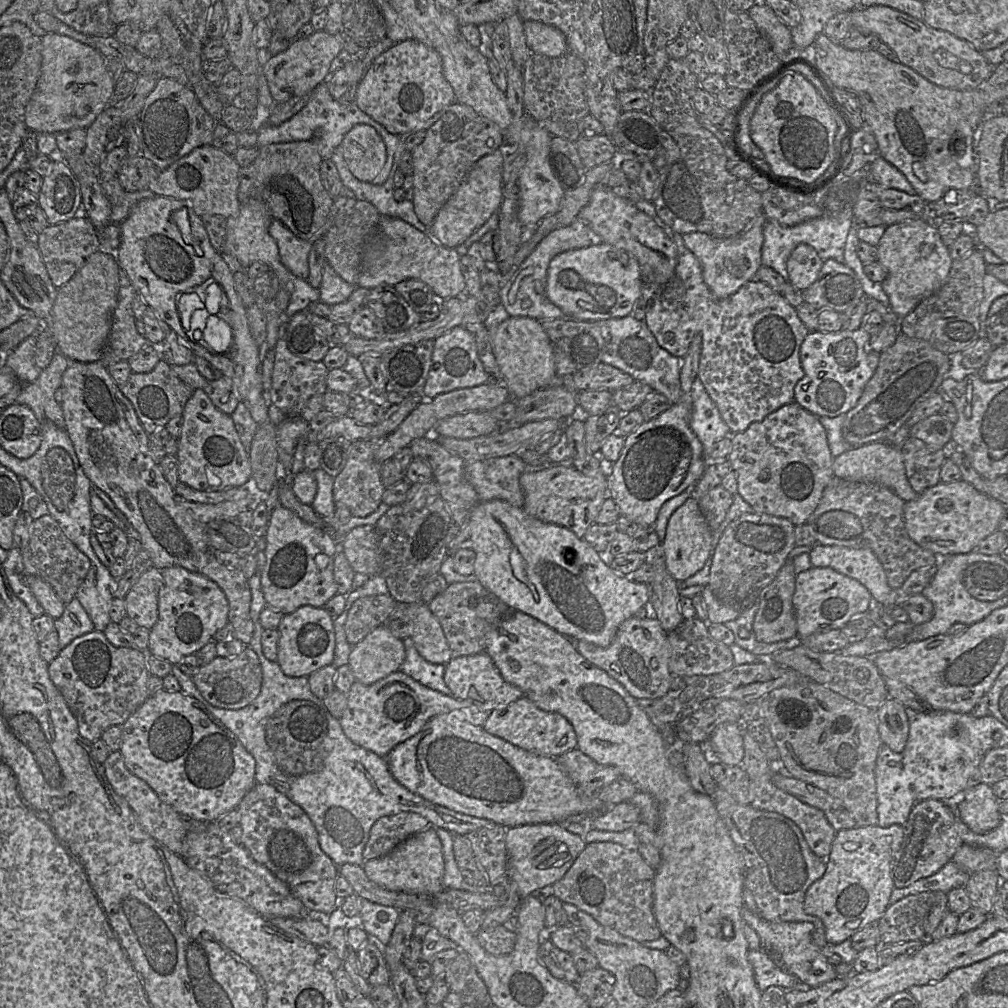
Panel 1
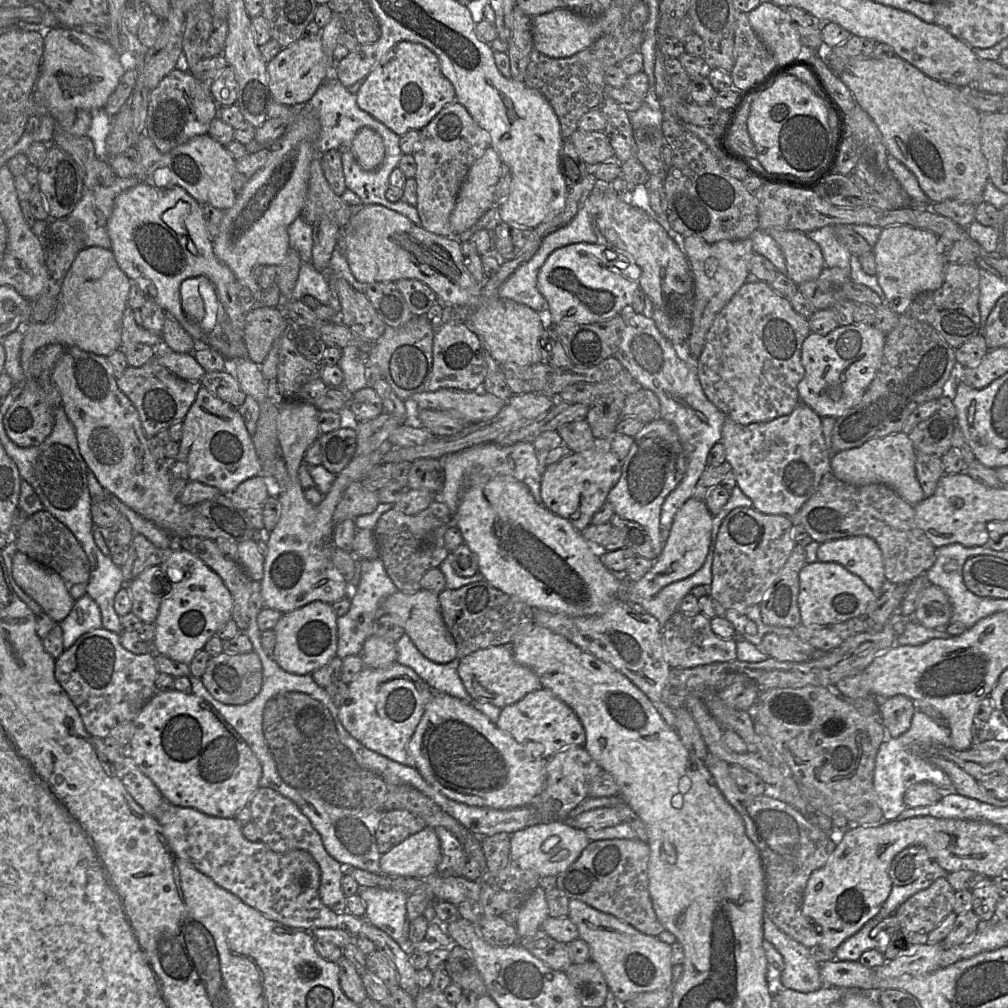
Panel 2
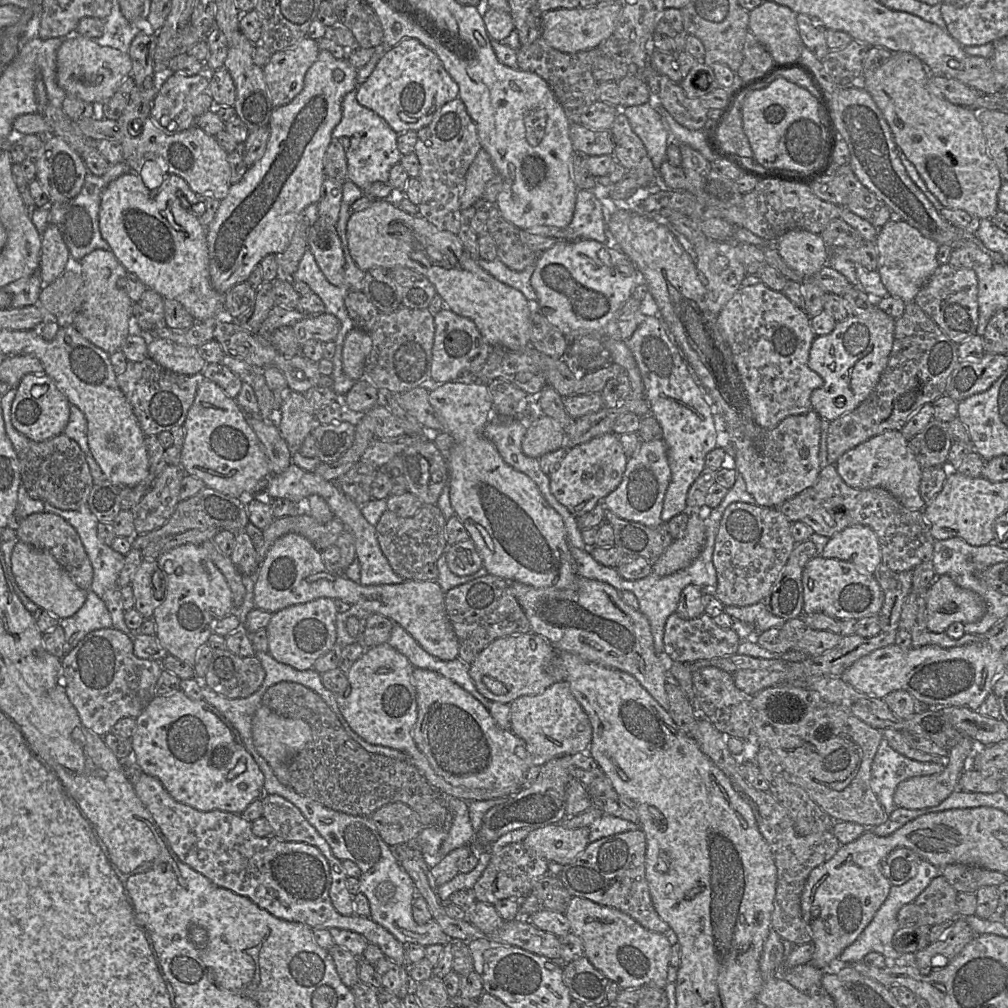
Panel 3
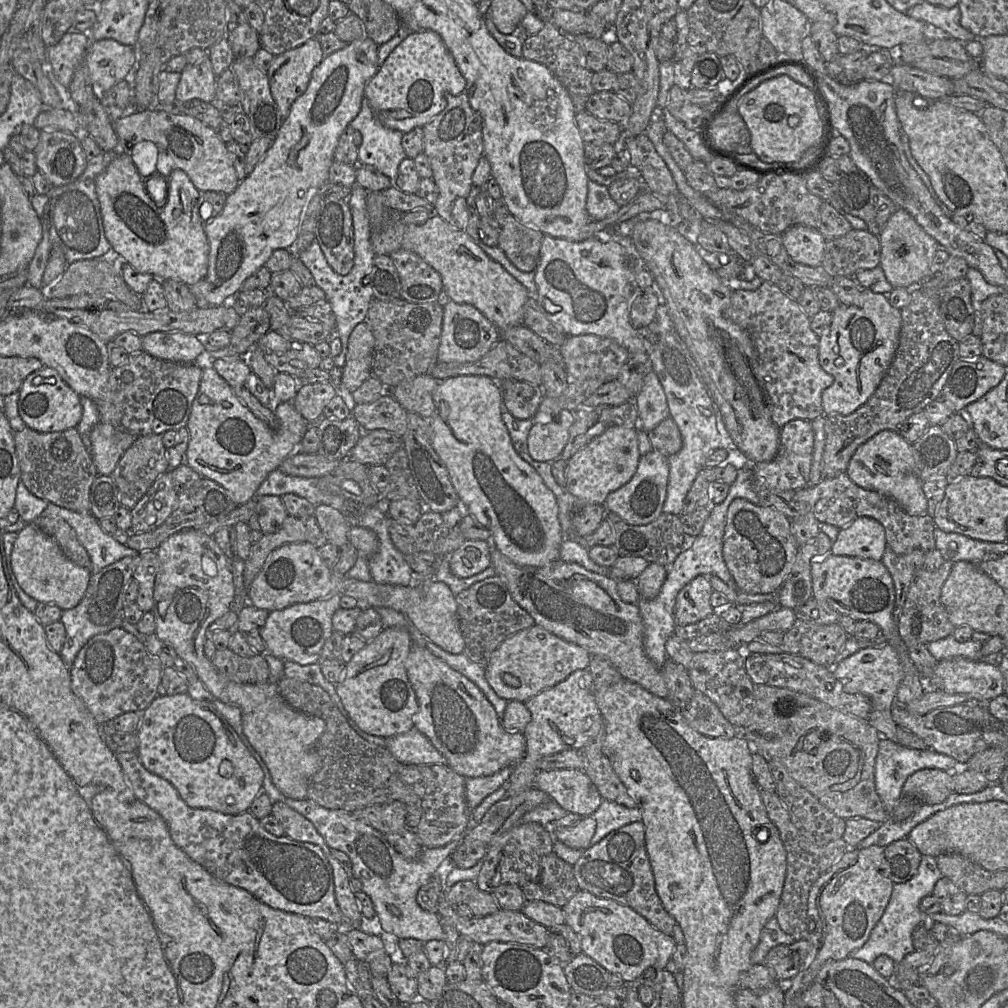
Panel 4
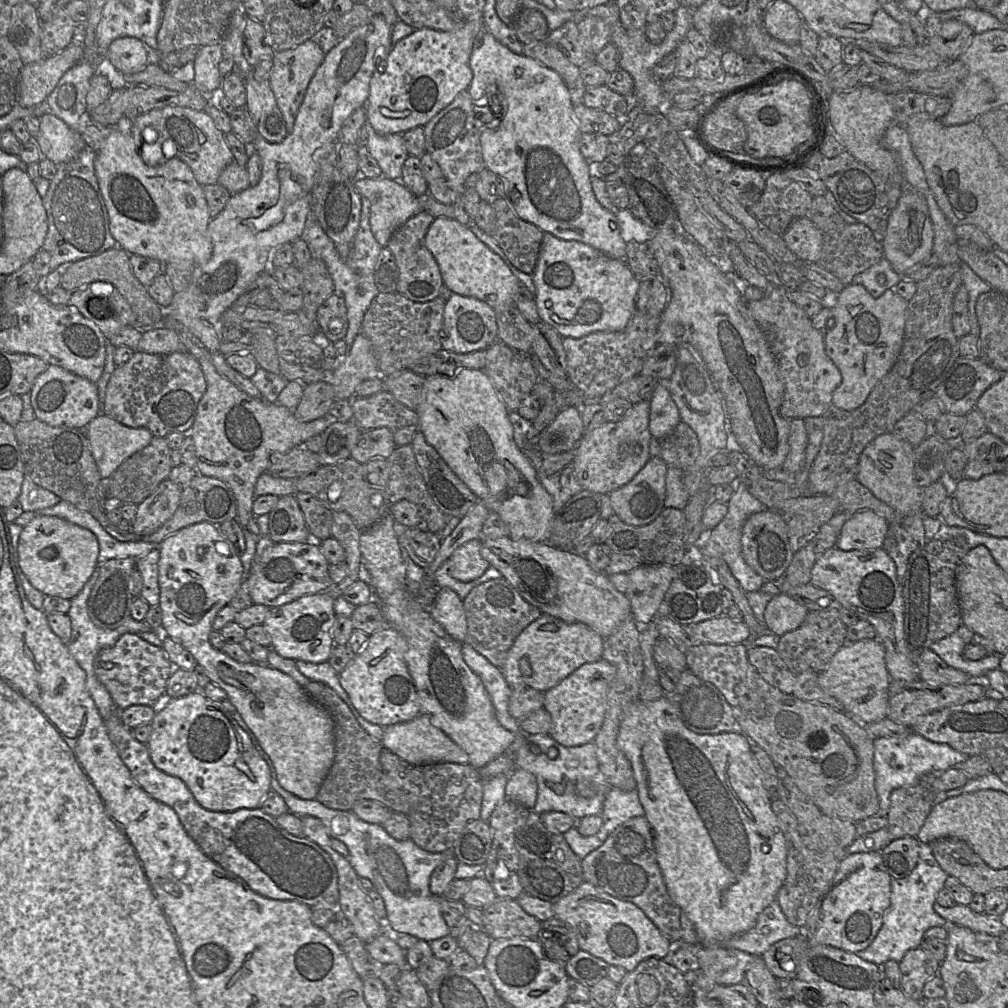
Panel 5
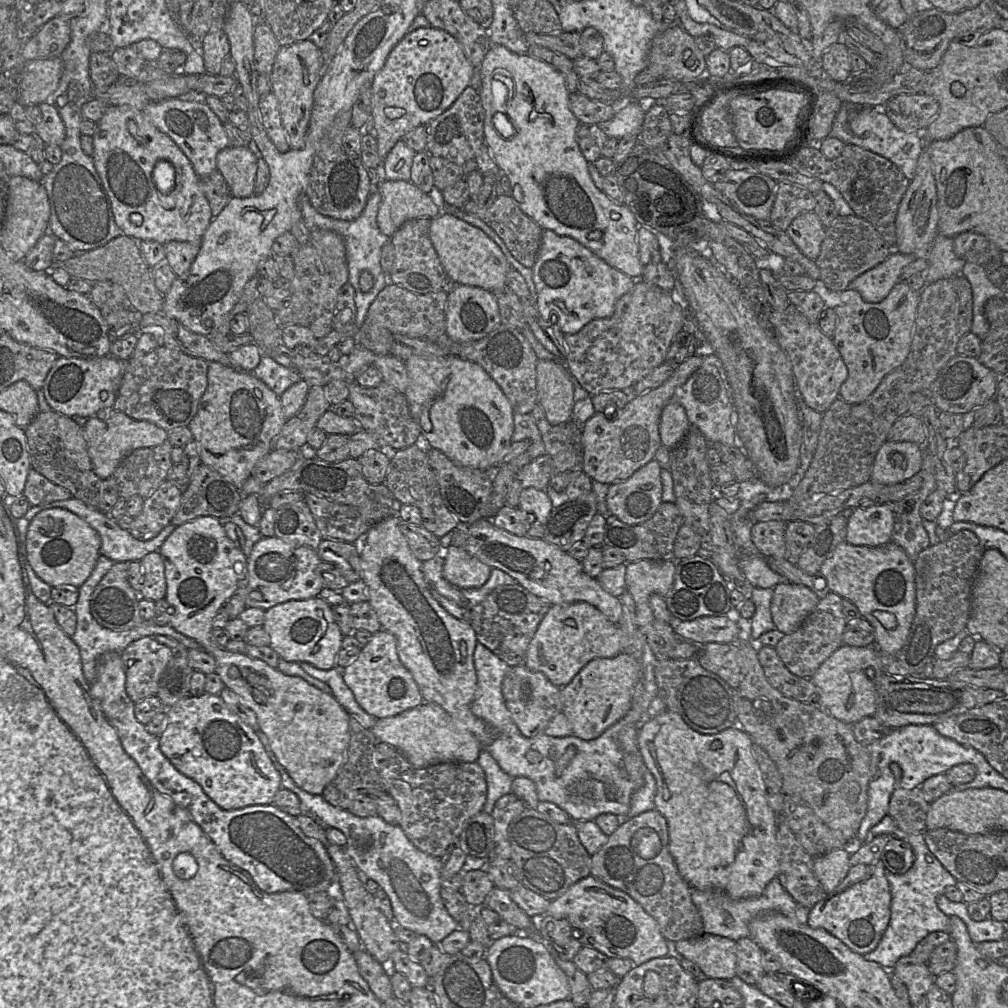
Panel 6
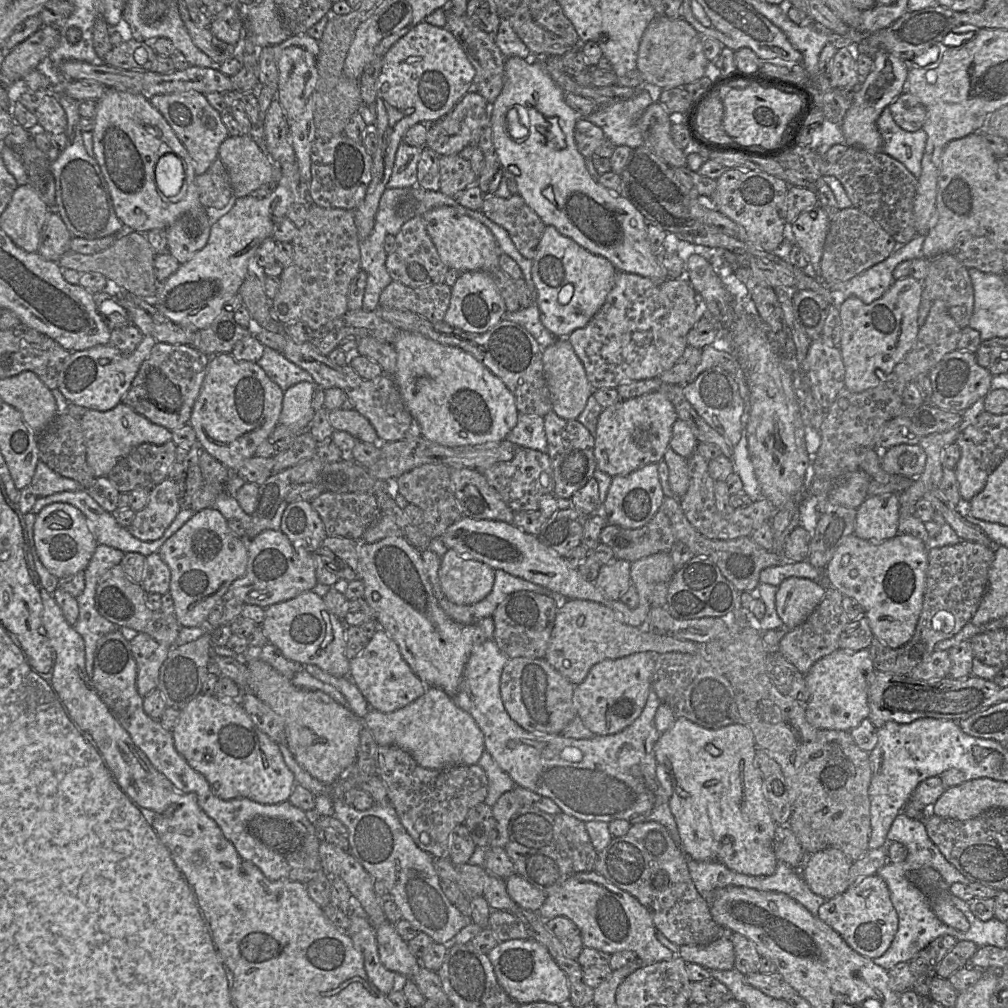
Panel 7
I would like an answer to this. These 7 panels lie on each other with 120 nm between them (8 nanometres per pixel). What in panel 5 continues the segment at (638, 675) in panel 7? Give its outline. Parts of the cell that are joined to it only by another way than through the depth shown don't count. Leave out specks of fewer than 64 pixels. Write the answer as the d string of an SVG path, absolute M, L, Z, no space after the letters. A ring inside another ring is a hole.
M603 659L586 663L558 685L544 693L545 709L551 716L549 736L565 747L593 742L600 731L607 708L607 696L616 676L616 667Z

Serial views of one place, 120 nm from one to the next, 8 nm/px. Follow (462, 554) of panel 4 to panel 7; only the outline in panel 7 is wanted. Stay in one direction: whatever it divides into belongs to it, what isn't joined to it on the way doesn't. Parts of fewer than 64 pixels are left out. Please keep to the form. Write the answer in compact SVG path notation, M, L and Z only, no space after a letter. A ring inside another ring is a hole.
M448 549L441 557L439 581L447 600L456 605L472 605L492 590L495 570L490 566Z

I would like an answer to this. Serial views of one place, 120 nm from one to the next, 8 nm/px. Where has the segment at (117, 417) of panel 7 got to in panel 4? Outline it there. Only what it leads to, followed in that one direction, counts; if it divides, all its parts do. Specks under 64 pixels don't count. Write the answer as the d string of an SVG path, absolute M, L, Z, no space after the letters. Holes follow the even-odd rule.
M98 422L90 436L91 457L98 475L111 475L136 437L122 428Z

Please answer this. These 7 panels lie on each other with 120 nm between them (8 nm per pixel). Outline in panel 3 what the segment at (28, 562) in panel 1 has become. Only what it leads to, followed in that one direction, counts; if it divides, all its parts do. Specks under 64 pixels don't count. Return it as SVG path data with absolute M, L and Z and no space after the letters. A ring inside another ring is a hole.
M45 511L30 514L22 519L16 530L16 538L34 548L50 553L79 588L90 590L93 578L91 562L77 531L61 516Z

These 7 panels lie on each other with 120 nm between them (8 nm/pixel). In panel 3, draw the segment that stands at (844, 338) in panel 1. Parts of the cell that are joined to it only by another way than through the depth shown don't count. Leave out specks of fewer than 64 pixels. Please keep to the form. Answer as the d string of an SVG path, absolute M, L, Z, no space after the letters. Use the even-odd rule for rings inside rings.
M874 306L864 315L849 315L845 320L837 322L831 333L814 338L809 352L808 366L822 377L824 383L811 393L810 400L812 409L821 419L833 421L854 410L874 390L889 361L894 341L895 323L894 318Z

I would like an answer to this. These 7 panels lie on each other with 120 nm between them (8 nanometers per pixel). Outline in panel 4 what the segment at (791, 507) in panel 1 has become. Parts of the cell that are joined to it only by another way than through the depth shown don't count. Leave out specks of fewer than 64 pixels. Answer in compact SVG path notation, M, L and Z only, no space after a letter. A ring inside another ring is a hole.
M794 419L780 428L780 443L776 456L768 462L754 463L752 471L756 486L778 490L797 490L808 486L814 431L812 423L805 419Z

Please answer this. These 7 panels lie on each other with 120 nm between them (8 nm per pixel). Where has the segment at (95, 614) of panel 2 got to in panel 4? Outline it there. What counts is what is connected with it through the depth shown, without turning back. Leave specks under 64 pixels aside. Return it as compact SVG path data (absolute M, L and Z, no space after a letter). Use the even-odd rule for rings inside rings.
M88 587L85 594L78 605L74 608L63 610L60 621L64 624L66 631L66 638L59 654L65 663L70 668L81 648L95 635L110 631L115 627L121 627L124 616L123 613L118 613L115 618L107 625L96 625L92 622L89 616L90 594L87 594Z

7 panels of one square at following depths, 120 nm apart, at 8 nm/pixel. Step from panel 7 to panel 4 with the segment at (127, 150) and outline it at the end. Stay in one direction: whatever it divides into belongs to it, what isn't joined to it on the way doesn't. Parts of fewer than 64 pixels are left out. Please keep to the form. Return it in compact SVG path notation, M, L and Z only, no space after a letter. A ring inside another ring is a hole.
M127 153L116 155L99 174L96 180L96 192L100 203L105 236L112 249L122 256L124 262L131 264L136 270L149 273L162 281L171 279L192 286L202 280L208 271L210 247L204 221L199 214L199 208L205 200L202 192L194 186L187 173L181 169L175 169L166 178L167 200L160 207L151 199L147 190L147 180L154 177L143 177L131 155Z

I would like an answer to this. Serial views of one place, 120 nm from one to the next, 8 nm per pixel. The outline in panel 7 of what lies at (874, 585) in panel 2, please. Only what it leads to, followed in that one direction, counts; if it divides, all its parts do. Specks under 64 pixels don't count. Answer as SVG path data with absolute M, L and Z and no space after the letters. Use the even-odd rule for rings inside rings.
M899 494L868 496L856 509L853 535L880 543L898 534Z

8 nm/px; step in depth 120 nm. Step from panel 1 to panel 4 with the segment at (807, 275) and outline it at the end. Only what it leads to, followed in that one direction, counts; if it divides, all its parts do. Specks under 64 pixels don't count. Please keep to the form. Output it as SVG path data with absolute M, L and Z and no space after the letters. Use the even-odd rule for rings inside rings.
M797 224L788 228L781 237L794 261L811 267L821 265L827 240L818 229Z

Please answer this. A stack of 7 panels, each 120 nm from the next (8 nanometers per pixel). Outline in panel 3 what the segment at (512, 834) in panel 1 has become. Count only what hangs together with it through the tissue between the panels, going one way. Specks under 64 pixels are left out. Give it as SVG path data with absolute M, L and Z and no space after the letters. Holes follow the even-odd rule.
M558 823L533 829L522 842L548 862L565 866L586 849L589 834L590 827L569 829Z

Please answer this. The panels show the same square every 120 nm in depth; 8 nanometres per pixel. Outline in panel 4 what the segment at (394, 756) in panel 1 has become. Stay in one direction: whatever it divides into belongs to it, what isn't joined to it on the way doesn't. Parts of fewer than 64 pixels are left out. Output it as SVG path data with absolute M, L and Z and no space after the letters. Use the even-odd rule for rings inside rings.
M414 644L405 668L418 701L414 728L430 740L456 773L465 778L489 776L522 761L526 754L524 734L503 728L493 705L477 685L427 648Z

